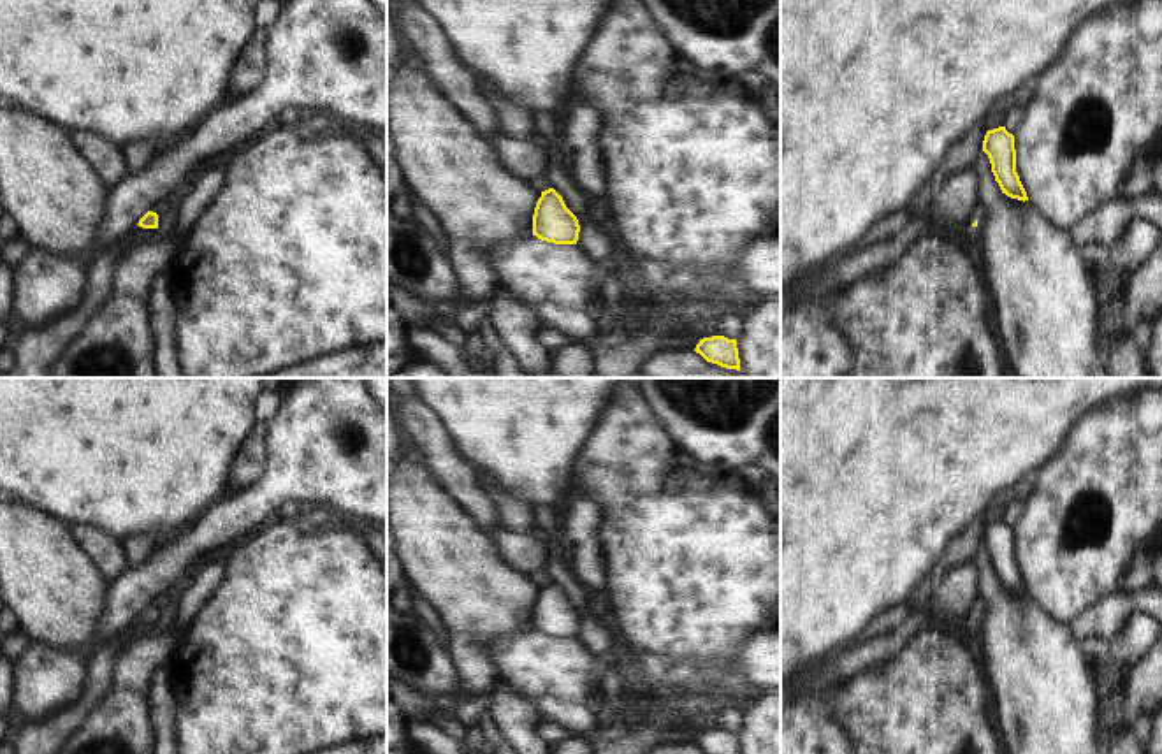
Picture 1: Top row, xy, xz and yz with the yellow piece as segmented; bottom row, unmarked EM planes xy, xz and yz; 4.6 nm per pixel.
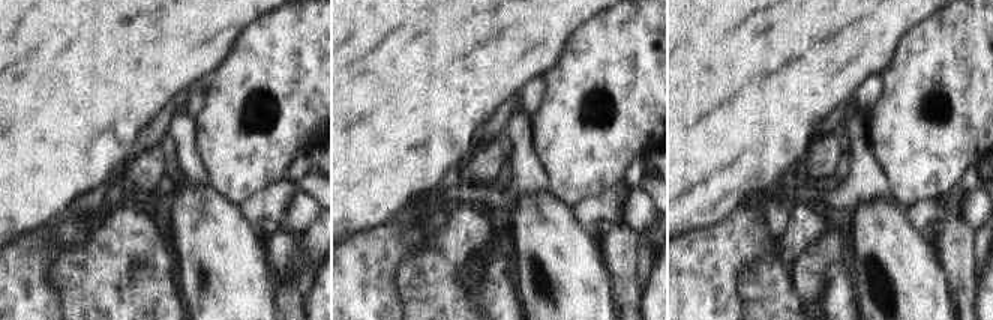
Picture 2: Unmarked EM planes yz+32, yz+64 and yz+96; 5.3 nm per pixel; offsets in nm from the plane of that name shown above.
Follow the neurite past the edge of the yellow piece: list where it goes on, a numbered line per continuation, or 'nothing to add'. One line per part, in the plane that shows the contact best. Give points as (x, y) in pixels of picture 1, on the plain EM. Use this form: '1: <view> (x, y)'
nothing to add

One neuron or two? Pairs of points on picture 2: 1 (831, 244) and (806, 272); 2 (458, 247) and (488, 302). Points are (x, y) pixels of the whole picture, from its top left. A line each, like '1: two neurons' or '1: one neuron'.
1: one neuron
2: one neuron

